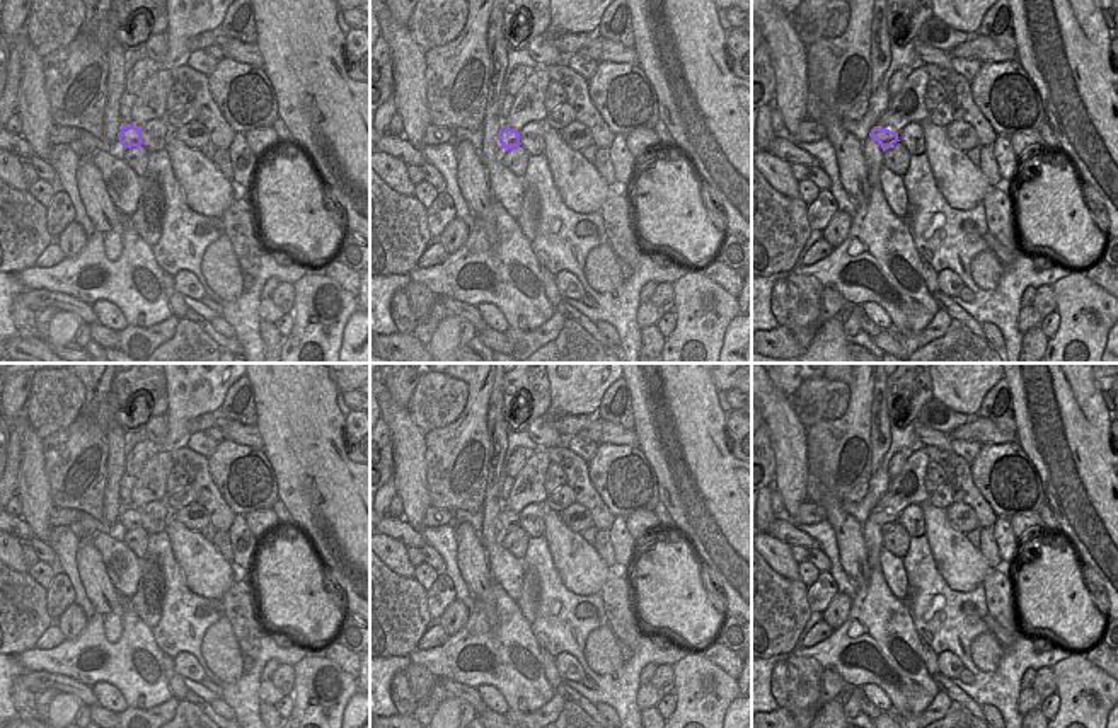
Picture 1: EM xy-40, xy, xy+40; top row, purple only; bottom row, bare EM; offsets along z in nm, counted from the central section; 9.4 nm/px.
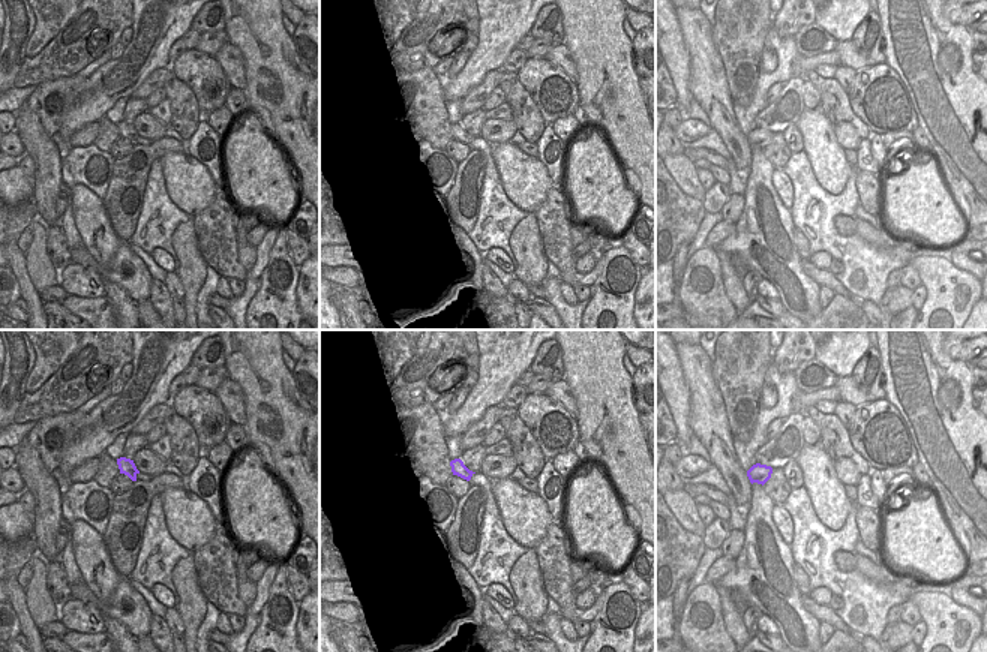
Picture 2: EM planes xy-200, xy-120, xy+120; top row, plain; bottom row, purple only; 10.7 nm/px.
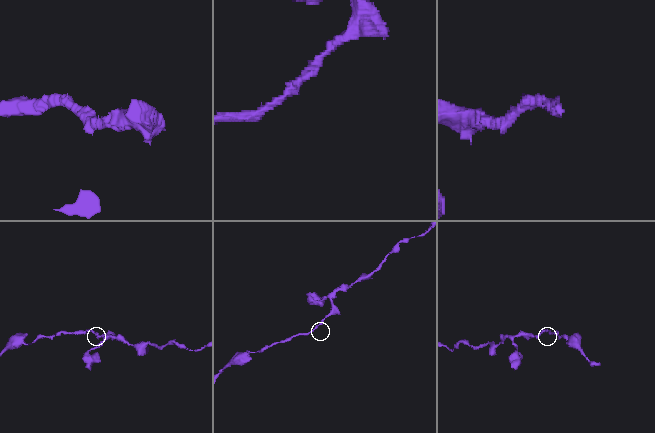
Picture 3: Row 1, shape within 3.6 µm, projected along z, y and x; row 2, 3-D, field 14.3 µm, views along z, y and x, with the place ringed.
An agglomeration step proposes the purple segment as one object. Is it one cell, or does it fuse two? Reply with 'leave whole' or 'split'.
leave whole

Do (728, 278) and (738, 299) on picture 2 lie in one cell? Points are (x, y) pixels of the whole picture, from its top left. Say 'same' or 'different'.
same

